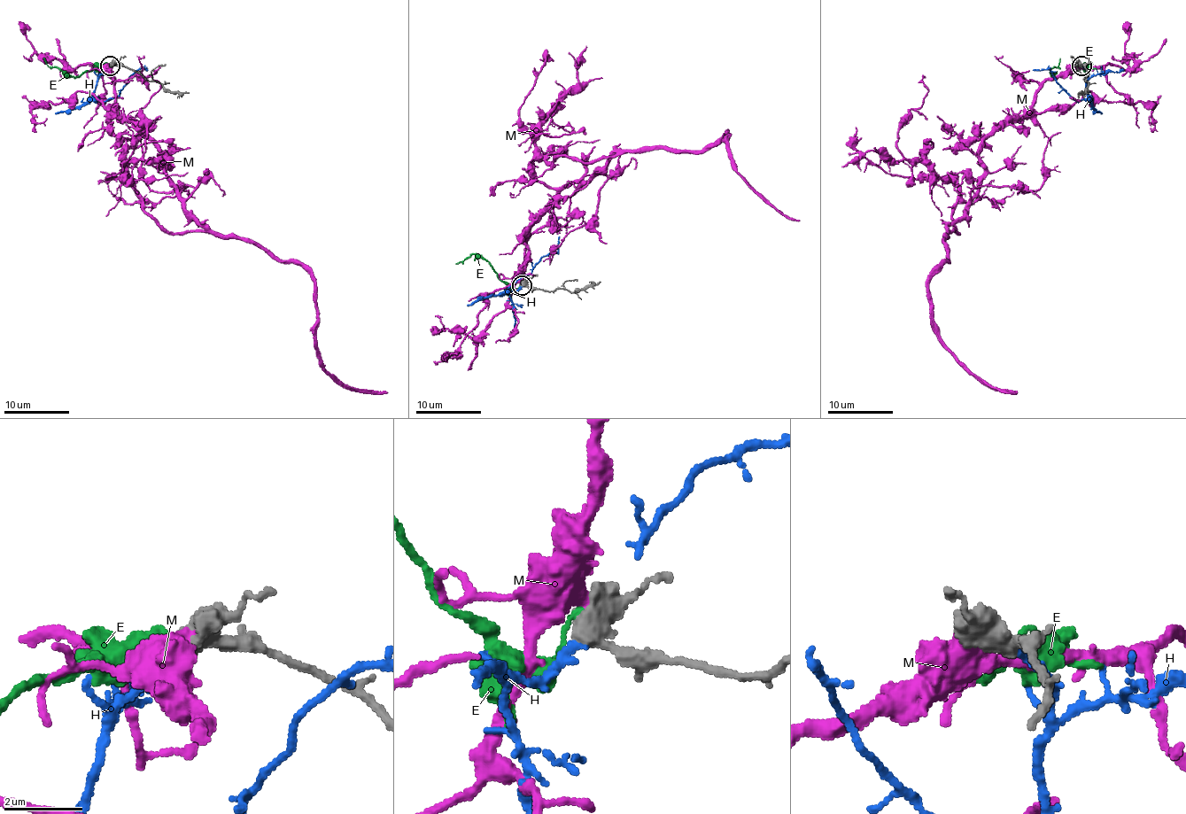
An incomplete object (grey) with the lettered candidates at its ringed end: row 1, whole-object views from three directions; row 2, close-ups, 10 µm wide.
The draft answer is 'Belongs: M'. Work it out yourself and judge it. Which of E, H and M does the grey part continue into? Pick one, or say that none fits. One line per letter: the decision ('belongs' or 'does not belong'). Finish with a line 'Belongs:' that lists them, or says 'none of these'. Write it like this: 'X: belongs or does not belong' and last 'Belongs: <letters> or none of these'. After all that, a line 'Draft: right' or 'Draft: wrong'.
E: does not belong
H: belongs
M: does not belong
Belongs: H
Draft: wrong

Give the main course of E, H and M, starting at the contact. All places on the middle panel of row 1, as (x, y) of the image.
E: (522, 282), (516, 289), (512, 289), (485, 259), (473, 254), (455, 264)
H: (523, 285), (512, 291), (505, 290), (528, 275), (544, 256), (555, 252), (559, 236)
M: (524, 280), (534, 217), (619, 151), (708, 151), (725, 133), (732, 166), (799, 220)

